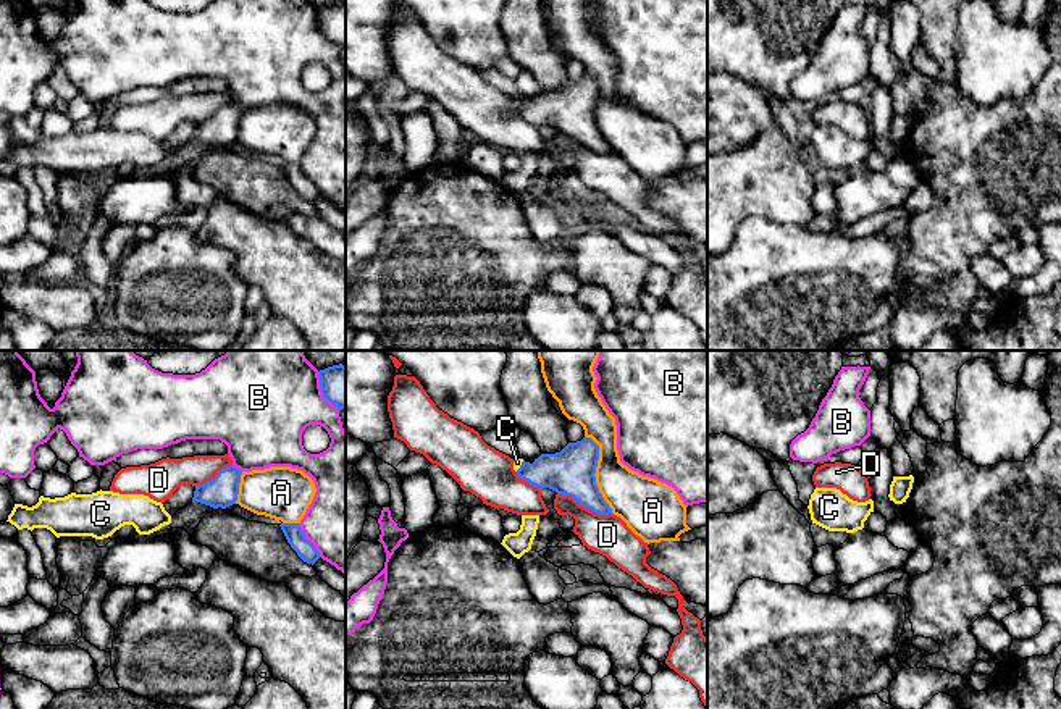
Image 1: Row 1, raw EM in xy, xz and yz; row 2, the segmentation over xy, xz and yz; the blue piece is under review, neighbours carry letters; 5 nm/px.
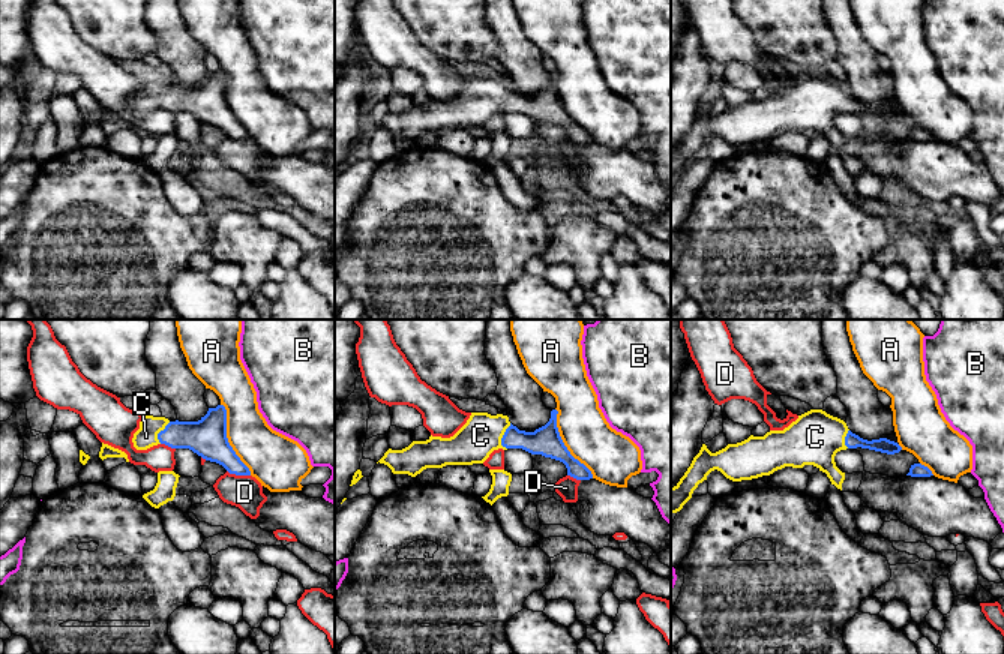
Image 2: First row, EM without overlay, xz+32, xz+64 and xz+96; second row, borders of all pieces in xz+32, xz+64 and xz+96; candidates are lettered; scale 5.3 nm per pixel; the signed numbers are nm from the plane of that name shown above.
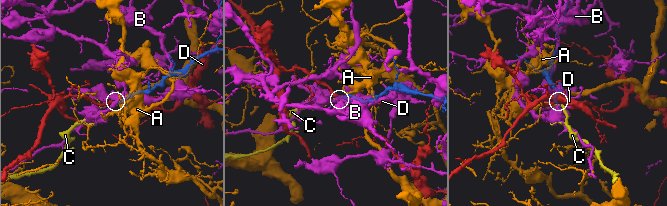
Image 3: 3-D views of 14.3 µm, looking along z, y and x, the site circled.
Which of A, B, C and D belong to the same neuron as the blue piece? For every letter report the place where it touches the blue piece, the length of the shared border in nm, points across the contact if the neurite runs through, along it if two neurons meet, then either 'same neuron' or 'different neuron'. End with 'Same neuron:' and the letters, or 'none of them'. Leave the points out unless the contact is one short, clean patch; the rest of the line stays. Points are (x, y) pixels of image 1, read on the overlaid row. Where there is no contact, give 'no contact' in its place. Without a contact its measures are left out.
A: contact xz (595, 472); length 420 nm; different neuron
B: contact xy (307, 540); length 200 nm; different neuron
C: contact xz (520, 465); length 70 nm; way xz (569, 472), (527, 472), (520, 465), (517, 462); same neuron
D: contact xz (585, 506); length 300 nm; different neuron
Same neuron: C

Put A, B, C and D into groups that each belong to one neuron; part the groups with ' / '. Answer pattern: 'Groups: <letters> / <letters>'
Groups: A / B / C / D

